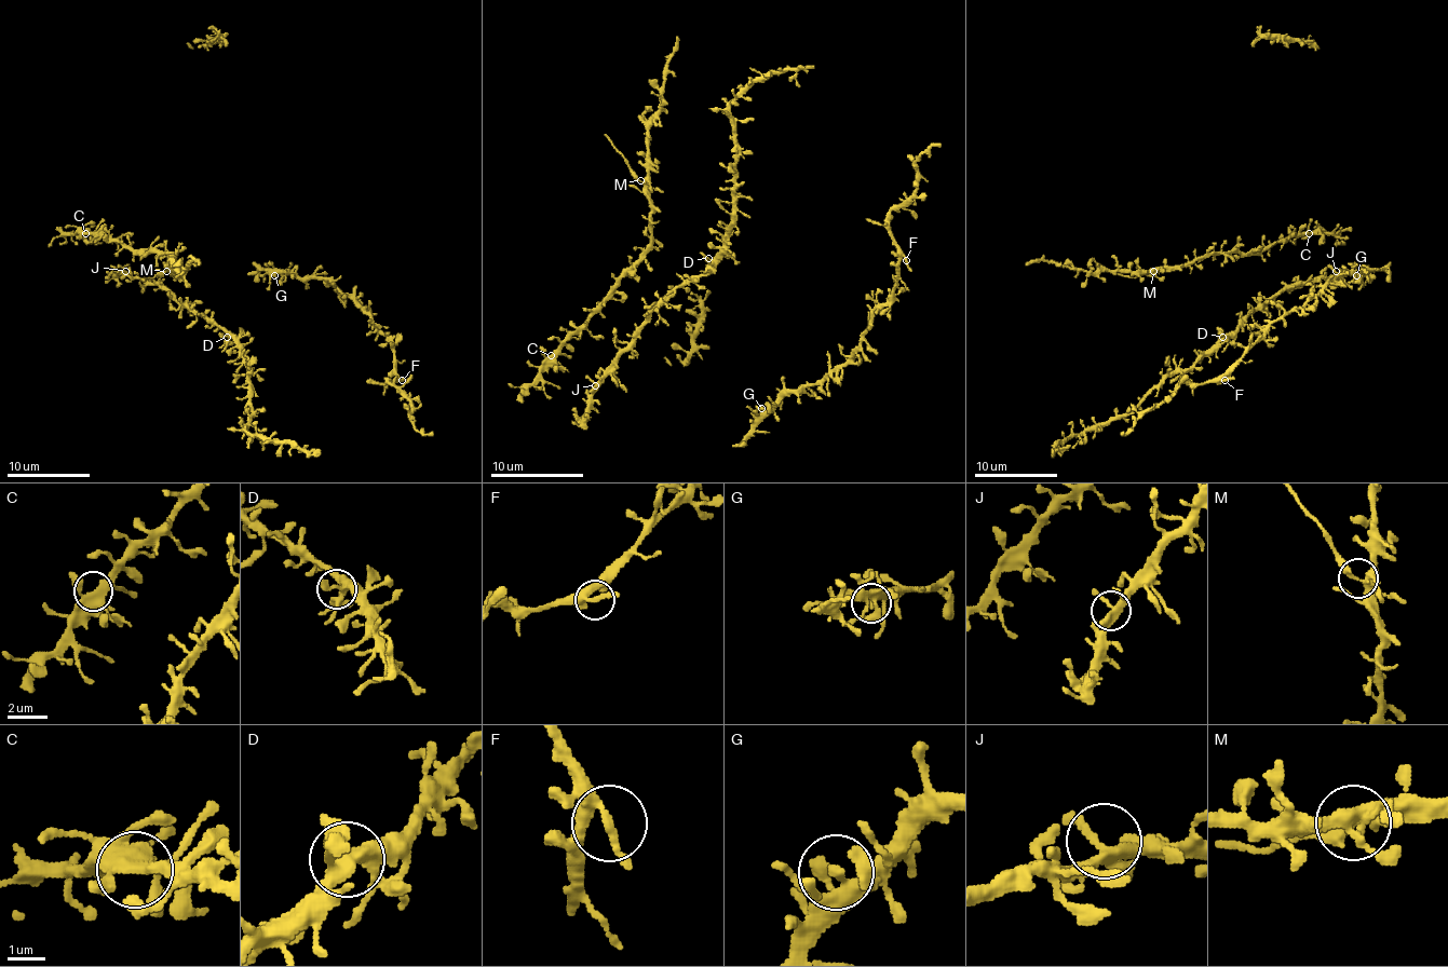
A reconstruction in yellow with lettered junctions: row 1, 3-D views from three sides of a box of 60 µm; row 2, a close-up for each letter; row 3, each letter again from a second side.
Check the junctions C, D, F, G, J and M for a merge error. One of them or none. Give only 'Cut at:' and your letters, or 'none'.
Cut at: M

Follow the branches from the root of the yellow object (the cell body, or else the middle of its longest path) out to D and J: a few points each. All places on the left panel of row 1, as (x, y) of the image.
D: (187, 301), (180, 301), (220, 325), (228, 332), (227, 337)
J: (187, 301), (177, 301), (162, 285), (132, 278), (125, 271)

